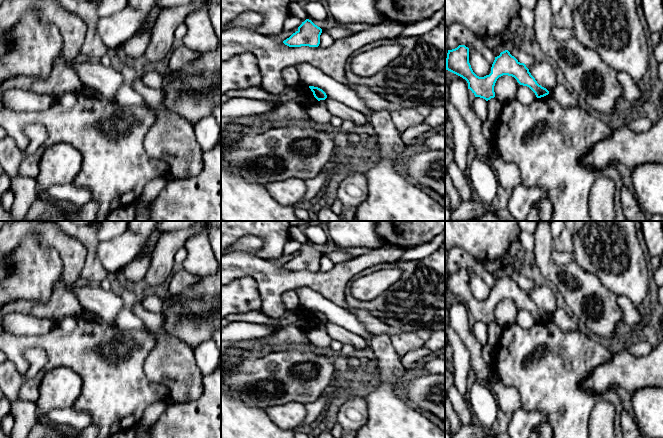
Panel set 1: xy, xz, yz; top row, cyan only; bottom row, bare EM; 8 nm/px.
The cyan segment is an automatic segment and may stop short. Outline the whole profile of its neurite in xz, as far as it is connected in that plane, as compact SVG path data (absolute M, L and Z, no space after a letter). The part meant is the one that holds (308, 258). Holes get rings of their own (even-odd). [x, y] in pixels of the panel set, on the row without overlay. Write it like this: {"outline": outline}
{"outline": "M306 243L283 267L289 271L318 271L320 268L320 259L322 253L315 249L311 244Z"}

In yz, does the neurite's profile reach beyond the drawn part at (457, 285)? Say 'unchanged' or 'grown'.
unchanged

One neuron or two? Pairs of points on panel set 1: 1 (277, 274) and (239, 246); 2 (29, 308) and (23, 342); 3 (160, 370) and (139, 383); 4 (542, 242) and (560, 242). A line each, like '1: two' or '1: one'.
1: two
2: two
3: two
4: two

